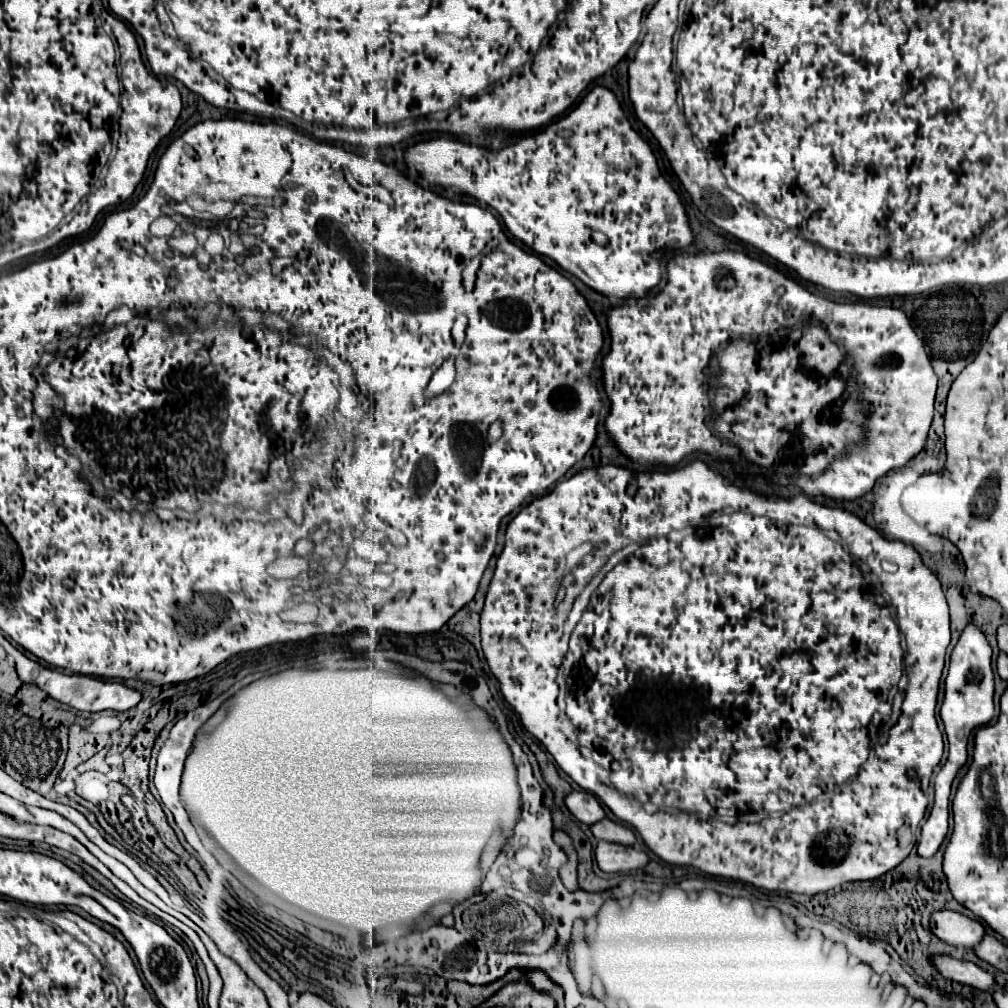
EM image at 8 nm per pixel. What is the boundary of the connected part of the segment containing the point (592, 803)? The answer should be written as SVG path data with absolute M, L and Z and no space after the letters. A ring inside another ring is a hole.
M582 789L572 791L566 797L564 803L572 811L572 815L578 821L586 823L586 825L594 825L596 821L602 821L606 817L606 813L604 813L602 805L598 803L598 799L592 793L588 793L588 791L582 791Z

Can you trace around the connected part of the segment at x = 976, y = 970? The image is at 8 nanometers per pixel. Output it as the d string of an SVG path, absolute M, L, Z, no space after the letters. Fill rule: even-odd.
M938 955L938 957L934 957L934 967L946 979L952 979L952 981L958 981L958 983L964 983L964 985L972 985L980 991L990 993L996 987L996 979L972 961L954 959L950 955Z

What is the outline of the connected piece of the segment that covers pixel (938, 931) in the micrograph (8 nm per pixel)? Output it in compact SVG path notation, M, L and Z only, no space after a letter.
M938 911L932 915L930 919L930 927L934 931L934 935L942 941L946 941L948 945L958 945L958 947L976 947L986 931L982 927L980 921L970 919L966 915L960 915L956 911Z

